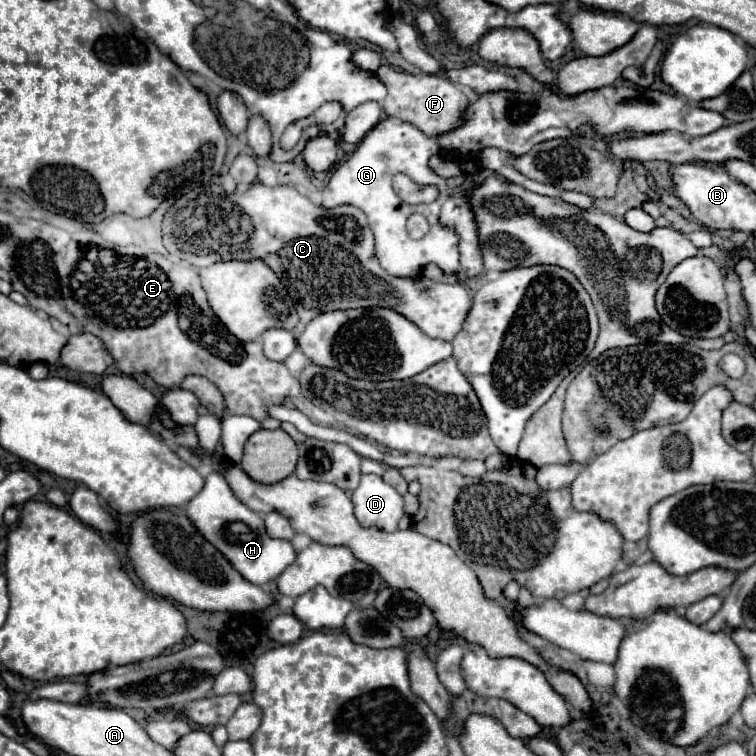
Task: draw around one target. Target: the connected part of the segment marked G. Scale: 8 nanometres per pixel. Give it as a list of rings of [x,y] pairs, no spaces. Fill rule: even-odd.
[[[387,117],[383,121],[379,121],[369,133],[367,137],[361,141],[359,149],[355,149],[355,153],[343,163],[339,165],[327,187],[325,187],[325,195],[323,195],[323,205],[325,207],[339,207],[341,203],[347,205],[355,205],[359,207],[369,221],[369,227],[375,235],[375,255],[381,263],[381,267],[395,277],[419,277],[427,263],[437,261],[437,265],[447,271],[459,271],[459,235],[455,235],[453,229],[443,227],[439,223],[439,211],[441,211],[441,201],[449,195],[449,187],[447,181],[441,177],[441,183],[437,183],[441,197],[429,205],[409,205],[403,203],[397,193],[391,187],[391,179],[395,175],[395,169],[403,169],[403,151],[439,151],[439,143],[435,143],[435,139],[423,135],[423,131],[419,131],[415,125],[401,121],[397,117]],[[413,213],[421,213],[427,217],[429,221],[429,233],[421,239],[411,239],[405,223],[409,219],[409,215]]]

